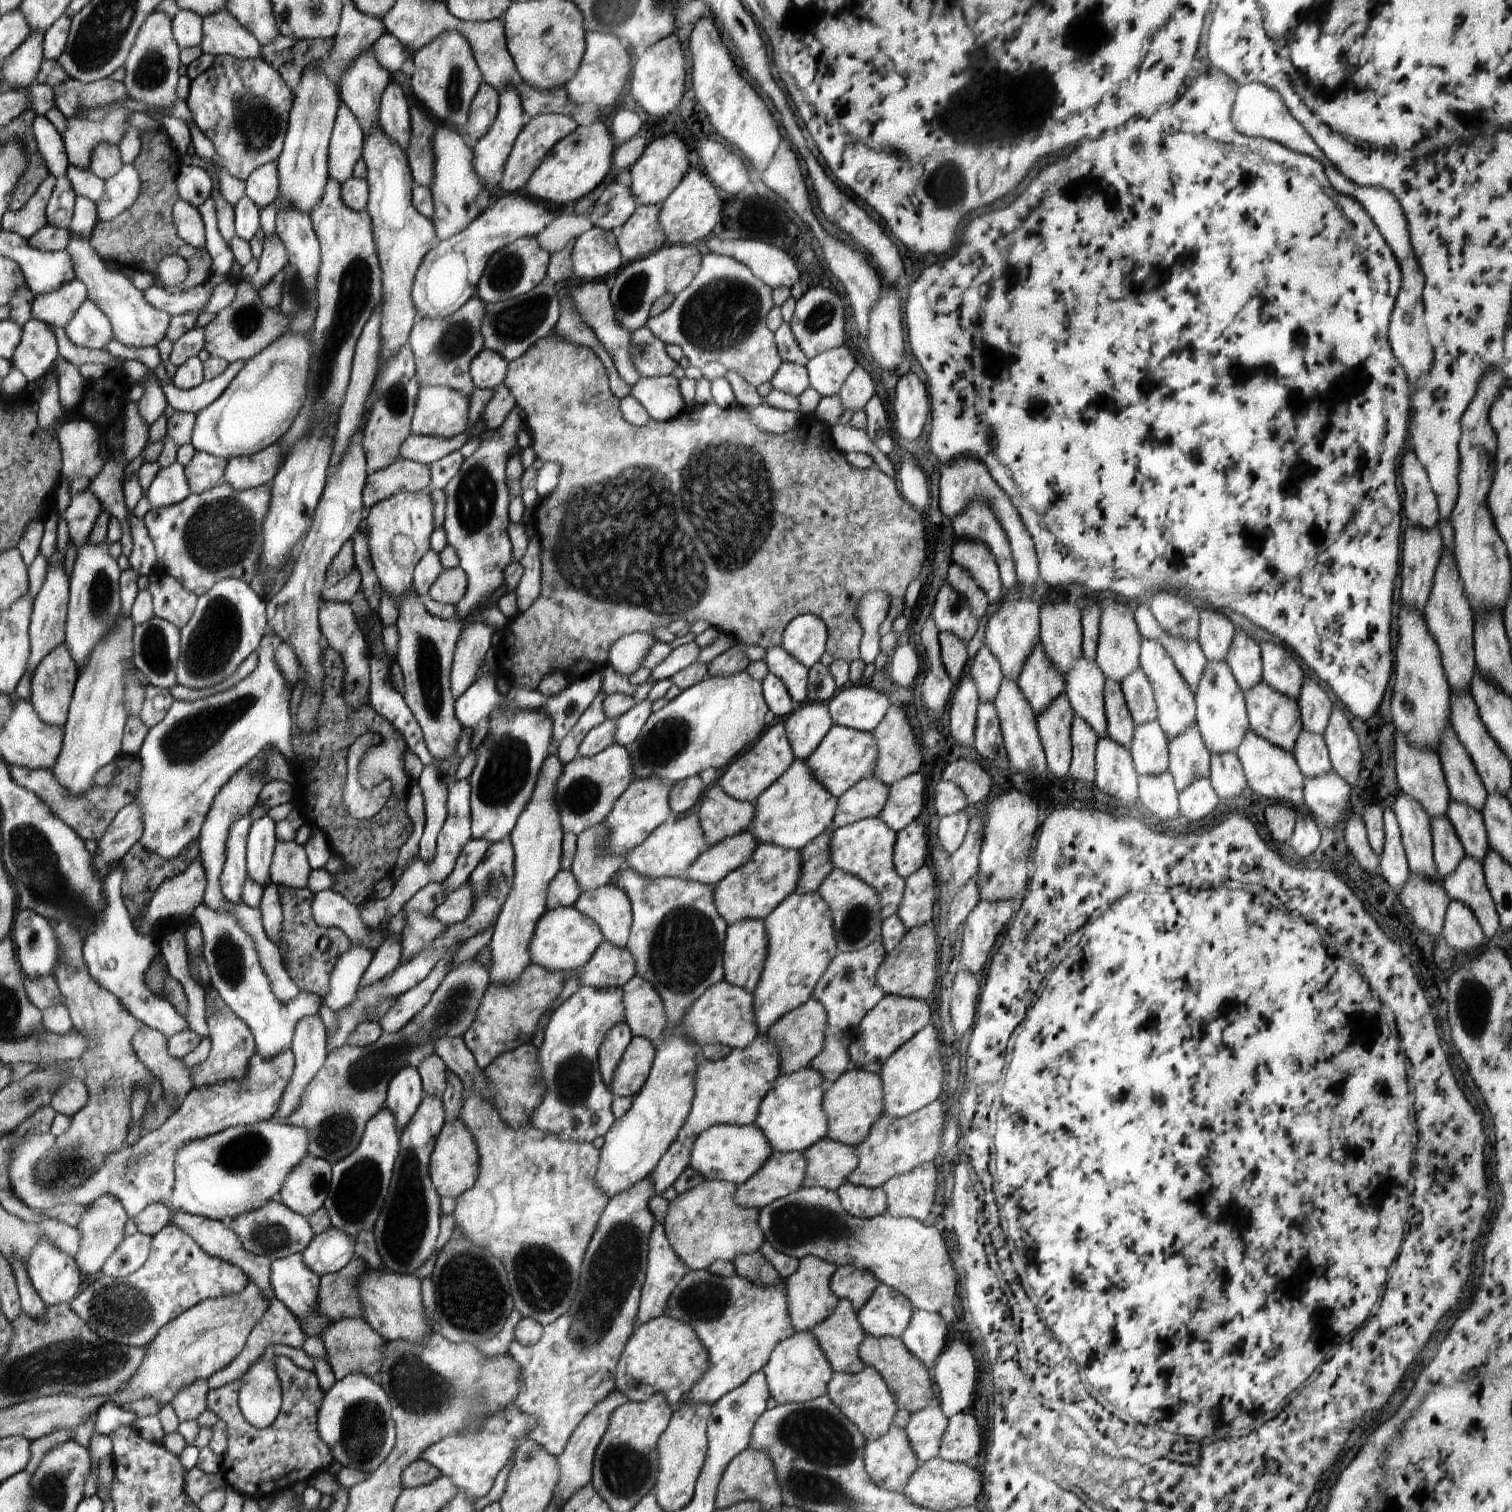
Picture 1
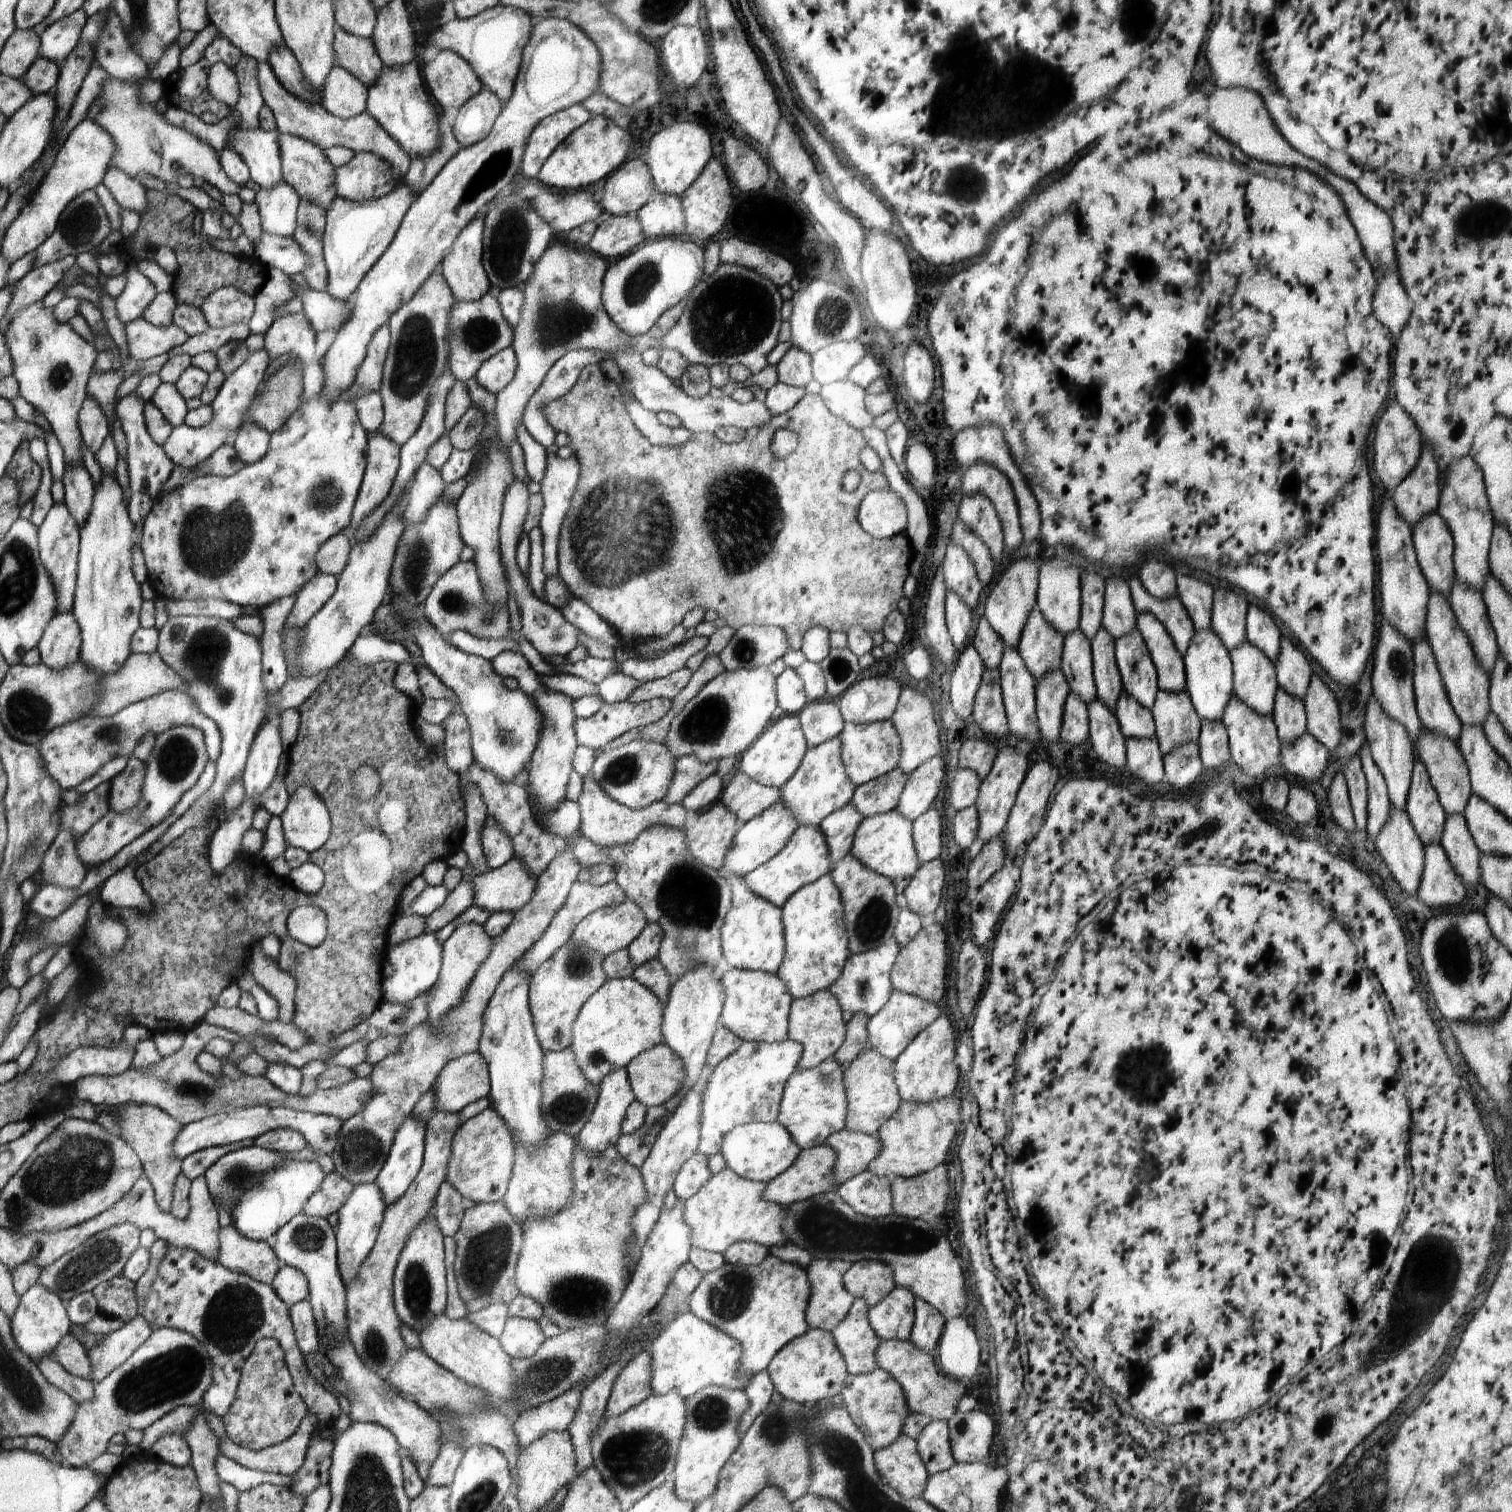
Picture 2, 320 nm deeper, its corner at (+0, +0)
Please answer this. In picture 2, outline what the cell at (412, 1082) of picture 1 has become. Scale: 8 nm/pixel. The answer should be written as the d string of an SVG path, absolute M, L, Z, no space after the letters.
M412 1114L397 1130L389 1158L375 1181L376 1186L384 1194L386 1209L406 1194L410 1183L416 1178L420 1167L424 1164L425 1124L426 1122L420 1121Z

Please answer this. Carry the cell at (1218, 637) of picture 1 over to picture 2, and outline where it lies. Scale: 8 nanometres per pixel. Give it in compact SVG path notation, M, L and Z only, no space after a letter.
M1191 574L1176 576L1177 594L1186 612L1190 615L1195 629L1210 629L1213 588L1204 581L1192 577Z

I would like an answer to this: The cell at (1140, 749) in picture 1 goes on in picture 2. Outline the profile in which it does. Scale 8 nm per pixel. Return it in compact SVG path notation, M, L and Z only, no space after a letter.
M1123 690L1119 694L1114 712L1125 739L1155 736L1155 722L1152 711L1136 701L1126 691Z

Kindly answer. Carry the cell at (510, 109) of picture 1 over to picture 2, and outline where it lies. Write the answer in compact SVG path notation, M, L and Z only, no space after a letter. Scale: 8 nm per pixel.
M498 5L483 10L476 17L446 22L438 30L430 32L428 40L422 38L422 44L436 45L442 51L454 51L461 55L476 71L484 87L493 91L504 104L516 88L518 70L521 70L523 64L523 52L532 34L532 20L526 11Z

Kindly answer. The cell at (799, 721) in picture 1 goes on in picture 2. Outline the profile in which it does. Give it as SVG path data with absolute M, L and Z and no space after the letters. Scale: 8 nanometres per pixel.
M825 699L809 702L797 714L808 748L821 745L839 736L846 722L838 707L832 704L832 700L828 704L828 699Z

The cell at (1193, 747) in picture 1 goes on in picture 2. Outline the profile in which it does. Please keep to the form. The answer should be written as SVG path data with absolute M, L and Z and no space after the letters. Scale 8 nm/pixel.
M1159 690L1151 711L1155 736L1164 756L1174 747L1196 741L1199 737L1201 718L1186 691L1175 693Z

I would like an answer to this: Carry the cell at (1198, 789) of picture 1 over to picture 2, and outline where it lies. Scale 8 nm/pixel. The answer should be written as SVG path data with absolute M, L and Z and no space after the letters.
M1190 741L1174 747L1166 756L1163 756L1165 764L1165 778L1174 788L1186 788L1192 784L1200 772L1202 761L1197 741Z

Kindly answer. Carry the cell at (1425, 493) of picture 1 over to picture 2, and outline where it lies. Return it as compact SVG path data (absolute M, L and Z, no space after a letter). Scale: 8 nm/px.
M1398 401L1391 402L1376 426L1374 440L1375 474L1380 478L1385 490L1390 491L1390 494L1416 466L1421 453L1421 446L1422 434L1411 416Z

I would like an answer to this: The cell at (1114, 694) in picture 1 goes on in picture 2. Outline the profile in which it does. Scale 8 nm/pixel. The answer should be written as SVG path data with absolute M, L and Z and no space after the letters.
M1102 626L1090 642L1097 697L1114 711L1119 694L1123 691L1122 677L1115 657L1115 640Z

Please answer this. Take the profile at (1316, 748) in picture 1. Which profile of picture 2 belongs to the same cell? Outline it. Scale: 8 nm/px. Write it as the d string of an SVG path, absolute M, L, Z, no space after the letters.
M1278 689L1275 694L1272 720L1282 743L1291 743L1306 731L1307 718L1302 699Z

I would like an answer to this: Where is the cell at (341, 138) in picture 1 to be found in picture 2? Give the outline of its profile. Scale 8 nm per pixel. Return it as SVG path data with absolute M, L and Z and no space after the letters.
M335 64L332 69L329 70L329 76L323 86L321 92L324 99L322 100L322 106L334 116L338 118L352 118L358 116L360 113L366 112L368 109L368 90L356 75L350 74L345 67L341 67Z

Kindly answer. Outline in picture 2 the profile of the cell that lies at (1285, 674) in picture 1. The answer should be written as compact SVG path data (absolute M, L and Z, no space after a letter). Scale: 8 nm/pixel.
M1248 606L1245 629L1246 639L1257 646L1275 666L1282 635L1272 617L1262 610L1262 606Z

